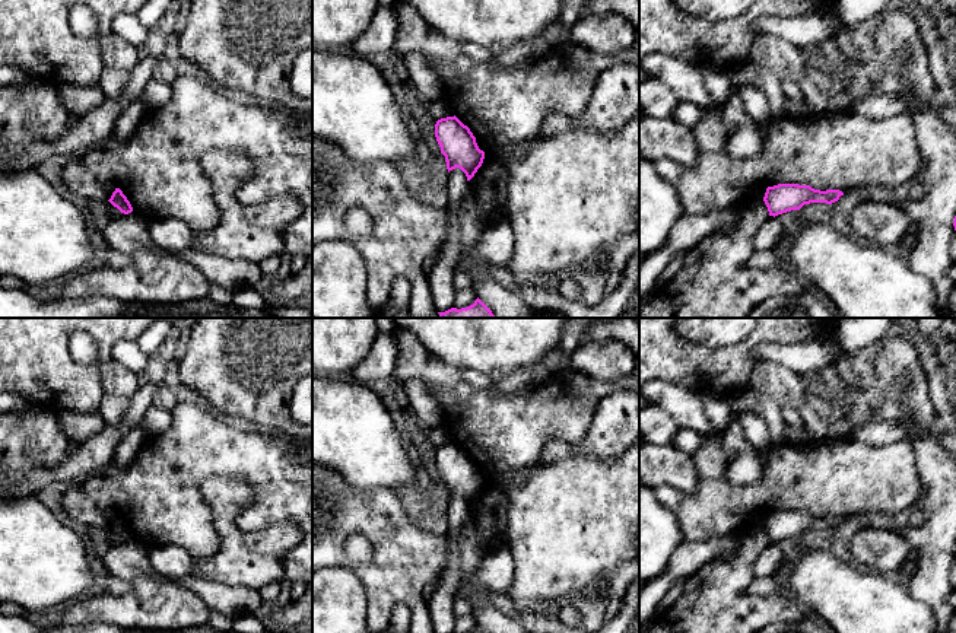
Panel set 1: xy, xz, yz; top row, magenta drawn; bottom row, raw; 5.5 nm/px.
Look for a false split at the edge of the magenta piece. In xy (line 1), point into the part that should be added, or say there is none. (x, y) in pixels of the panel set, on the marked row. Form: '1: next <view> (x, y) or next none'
1: next none

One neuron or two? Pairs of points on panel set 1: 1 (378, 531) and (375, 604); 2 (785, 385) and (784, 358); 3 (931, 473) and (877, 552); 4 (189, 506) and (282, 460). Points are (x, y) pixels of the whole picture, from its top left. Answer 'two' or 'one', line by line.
1: one
2: two
3: two
4: one

